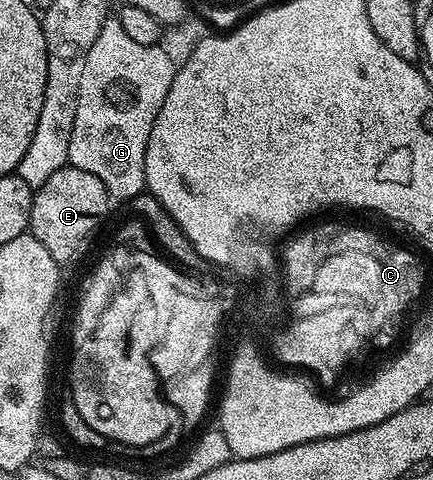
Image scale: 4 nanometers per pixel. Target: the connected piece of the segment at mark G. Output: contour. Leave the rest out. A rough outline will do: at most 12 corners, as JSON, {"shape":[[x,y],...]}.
{"shape":[[107,19],[80,79],[68,162],[111,198],[144,155],[176,66]]}

